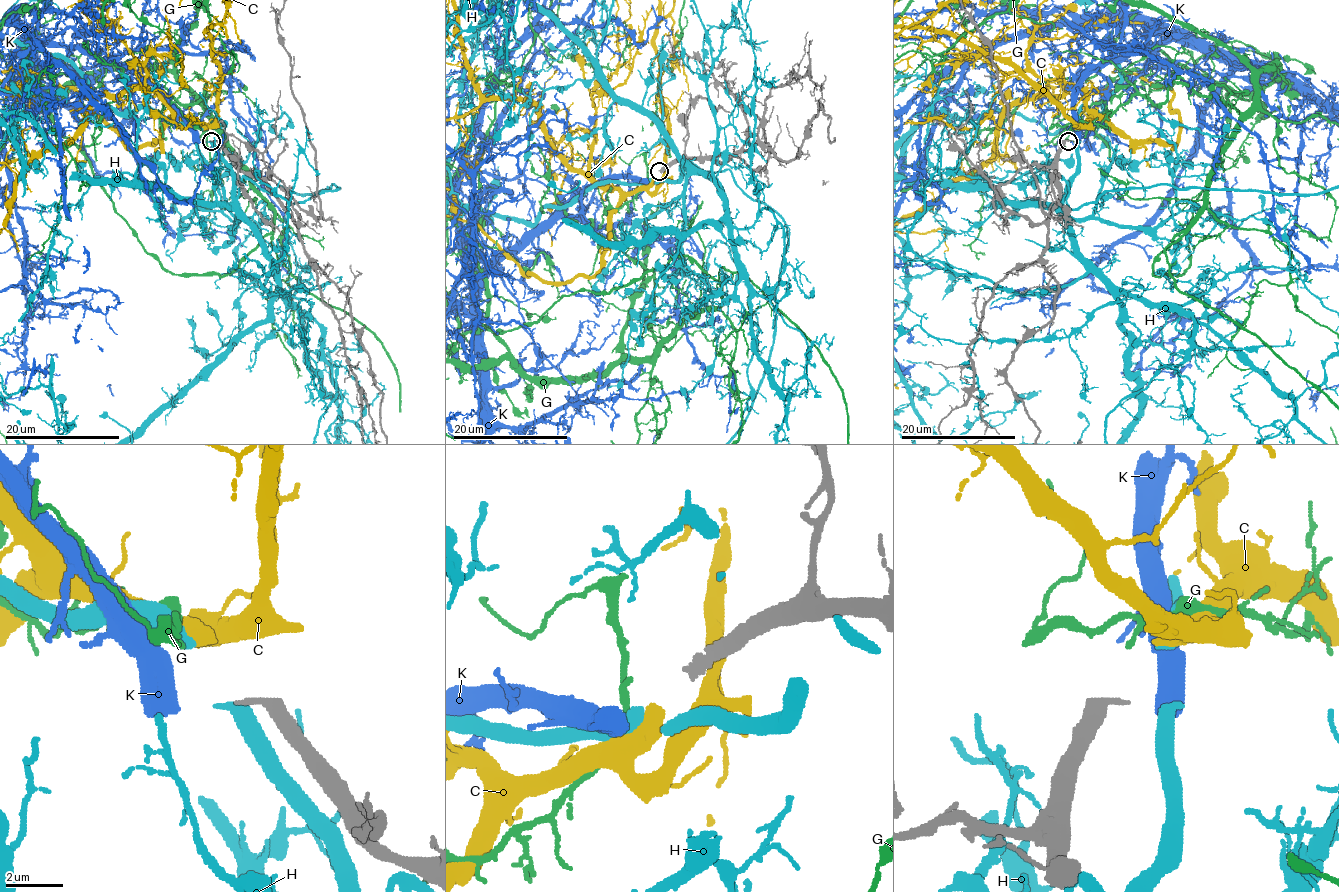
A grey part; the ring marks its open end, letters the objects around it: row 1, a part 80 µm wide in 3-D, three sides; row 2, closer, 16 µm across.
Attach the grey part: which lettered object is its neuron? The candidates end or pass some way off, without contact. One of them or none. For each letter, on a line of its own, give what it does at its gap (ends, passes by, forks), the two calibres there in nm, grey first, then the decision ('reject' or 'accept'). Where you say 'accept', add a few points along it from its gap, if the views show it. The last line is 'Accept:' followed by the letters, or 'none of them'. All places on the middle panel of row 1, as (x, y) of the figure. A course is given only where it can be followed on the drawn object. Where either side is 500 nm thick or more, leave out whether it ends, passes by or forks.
C: 260 nm thick on the grey side, 500 nm on the other; accept
G: it ends there; 260 nm thick on the grey side, 140 nm on the other; reject
H: it passes by; 260 nm thick on the grey side, 420 nm on the other; reject
K: 260 nm thick on the grey side, 750 nm on the other; reject
Accept: C

